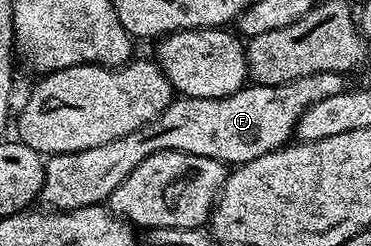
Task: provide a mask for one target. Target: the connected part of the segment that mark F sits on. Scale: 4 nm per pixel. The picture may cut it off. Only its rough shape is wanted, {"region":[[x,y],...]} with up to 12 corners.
{"region":[[344,73],[221,98],[172,99],[157,118],[45,164],[41,200],[110,201],[158,152],[228,166],[295,136],[301,114],[345,91]]}

